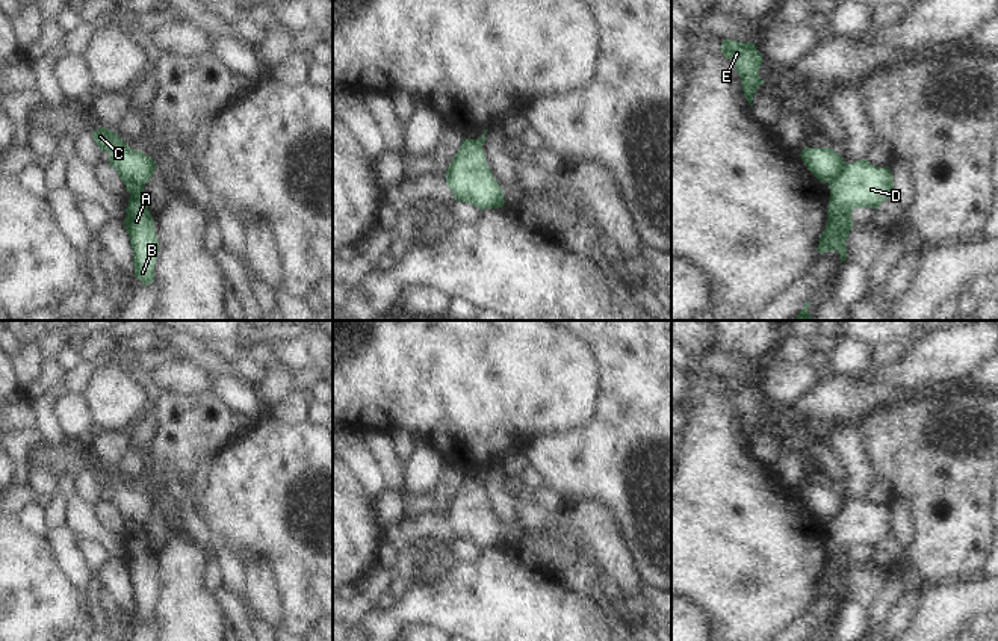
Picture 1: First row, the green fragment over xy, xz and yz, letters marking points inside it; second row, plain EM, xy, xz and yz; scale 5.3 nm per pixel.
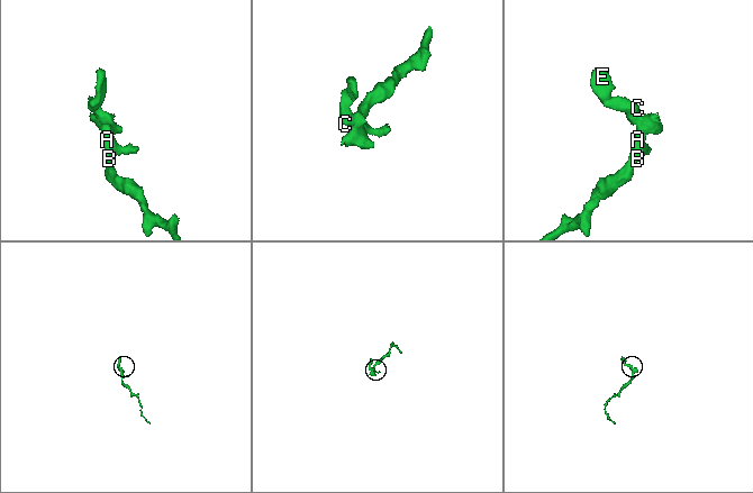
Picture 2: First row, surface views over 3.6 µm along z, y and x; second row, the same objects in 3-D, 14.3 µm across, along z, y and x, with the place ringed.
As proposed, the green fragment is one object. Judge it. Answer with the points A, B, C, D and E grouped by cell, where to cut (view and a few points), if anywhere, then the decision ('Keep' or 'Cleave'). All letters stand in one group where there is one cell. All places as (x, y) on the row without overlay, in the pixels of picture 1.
Groups: A B D / C E. Split along yz (844, 501), (844, 508), (829, 522). Cleave.

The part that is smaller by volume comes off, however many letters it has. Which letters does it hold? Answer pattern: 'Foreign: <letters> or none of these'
Foreign: C, E

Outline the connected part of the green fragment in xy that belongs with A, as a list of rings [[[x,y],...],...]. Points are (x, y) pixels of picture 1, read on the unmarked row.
[[[127,522],[126,529],[130,532],[127,556],[124,564],[130,574],[133,590],[135,615],[142,624],[154,620],[154,602],[160,582],[156,576],[153,553],[148,549],[148,537],[141,522]]]

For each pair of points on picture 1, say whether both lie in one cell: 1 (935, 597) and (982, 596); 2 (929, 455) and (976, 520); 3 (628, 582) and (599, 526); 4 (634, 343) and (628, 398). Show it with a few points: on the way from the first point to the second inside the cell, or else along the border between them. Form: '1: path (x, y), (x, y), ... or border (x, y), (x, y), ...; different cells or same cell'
1: path (947, 597), (970, 597); same cell
2: path (935, 472), (950, 487), (951, 496), (959, 504); same cell
3: path (620, 569), (611, 557), (605, 540); same cell
4: path (632, 357), (632, 384); same cell

